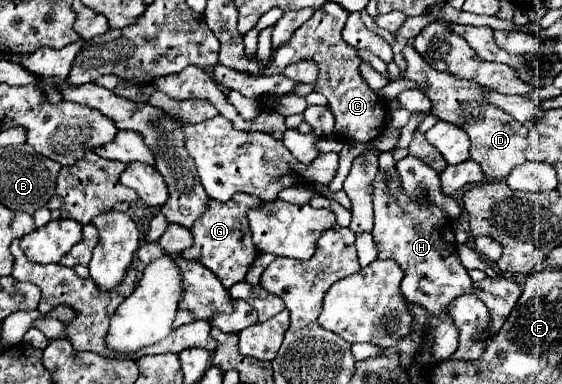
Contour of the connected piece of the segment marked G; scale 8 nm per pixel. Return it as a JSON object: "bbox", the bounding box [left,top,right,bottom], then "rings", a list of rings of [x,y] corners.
{"bbox":[181,194,261,290],"rings":[[[235,194],[233,200],[229,200],[229,202],[209,200],[207,212],[191,228],[193,246],[187,248],[187,250],[183,250],[181,258],[201,262],[205,268],[209,268],[221,280],[221,284],[227,290],[233,284],[243,282],[245,274],[247,274],[247,270],[251,266],[251,262],[259,254],[257,246],[253,244],[251,230],[247,226],[247,210],[251,210],[251,206],[259,206],[259,202],[261,200],[255,198],[255,196],[251,196],[251,194]]]}

